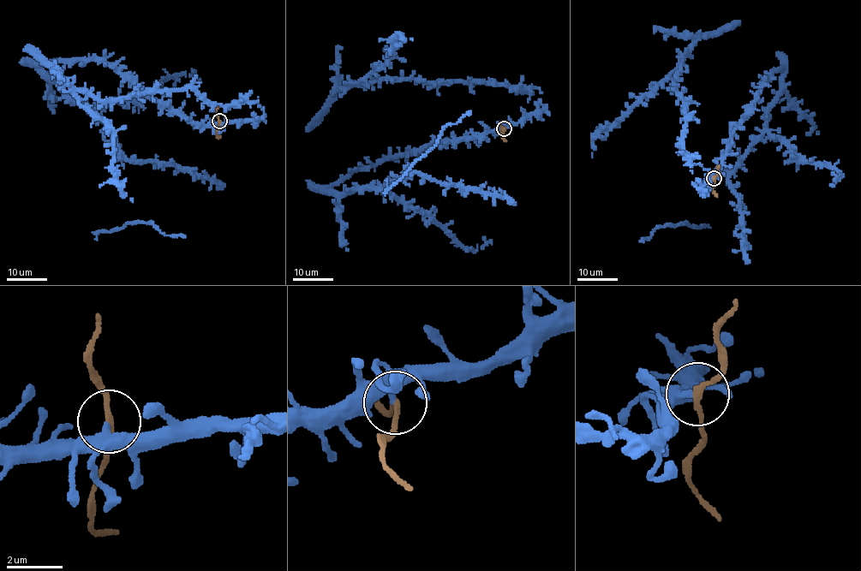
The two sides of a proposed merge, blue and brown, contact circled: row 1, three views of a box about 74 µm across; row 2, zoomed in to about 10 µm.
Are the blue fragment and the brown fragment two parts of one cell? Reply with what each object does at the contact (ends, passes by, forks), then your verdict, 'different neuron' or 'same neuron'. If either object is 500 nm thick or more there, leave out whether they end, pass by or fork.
blue ends there; brown passes by; different neuron

